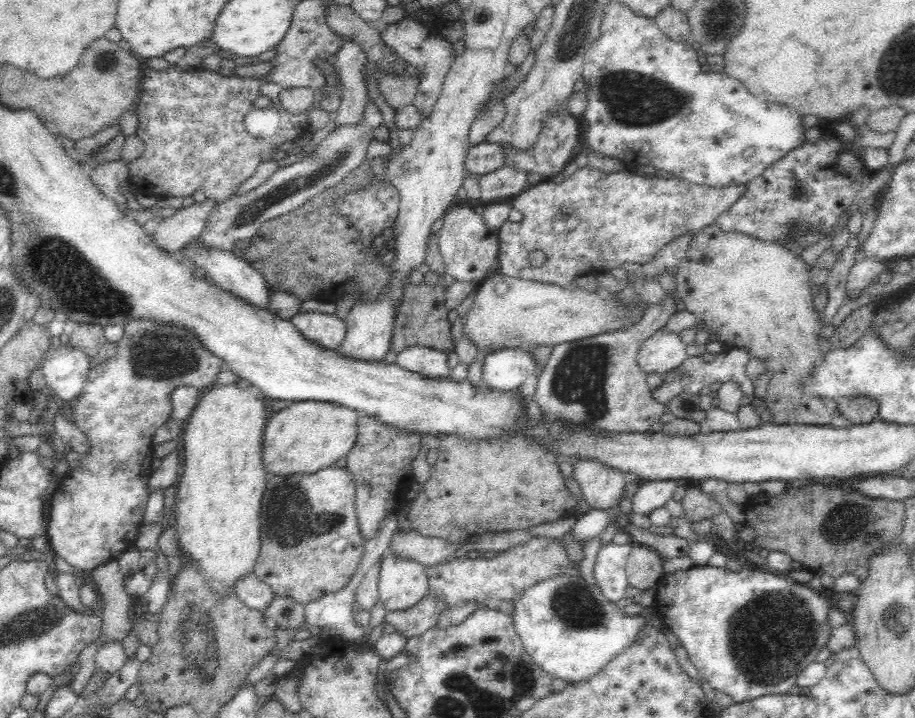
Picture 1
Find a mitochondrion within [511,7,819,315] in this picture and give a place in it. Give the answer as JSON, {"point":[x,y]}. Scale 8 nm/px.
{"point":[632,100]}

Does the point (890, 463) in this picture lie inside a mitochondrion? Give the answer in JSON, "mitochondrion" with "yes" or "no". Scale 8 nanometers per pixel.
{"mitochondrion":"no"}

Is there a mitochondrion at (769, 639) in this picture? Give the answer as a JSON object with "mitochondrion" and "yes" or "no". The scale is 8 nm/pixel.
{"mitochondrion":"yes"}

